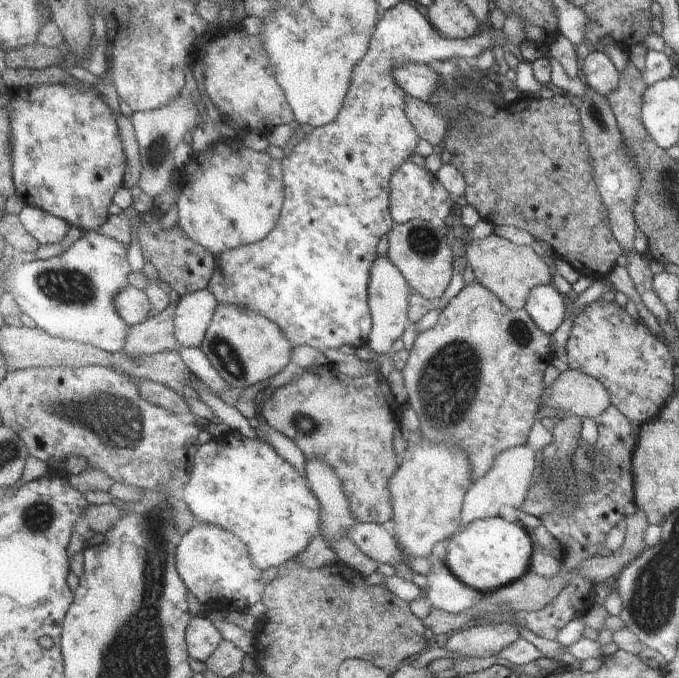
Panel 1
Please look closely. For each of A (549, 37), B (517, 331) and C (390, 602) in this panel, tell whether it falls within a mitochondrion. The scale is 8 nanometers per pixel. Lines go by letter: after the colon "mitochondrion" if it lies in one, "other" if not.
A: other
B: mitochondrion
C: other

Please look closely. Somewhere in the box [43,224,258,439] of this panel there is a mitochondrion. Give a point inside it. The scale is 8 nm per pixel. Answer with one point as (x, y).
(228, 355)

